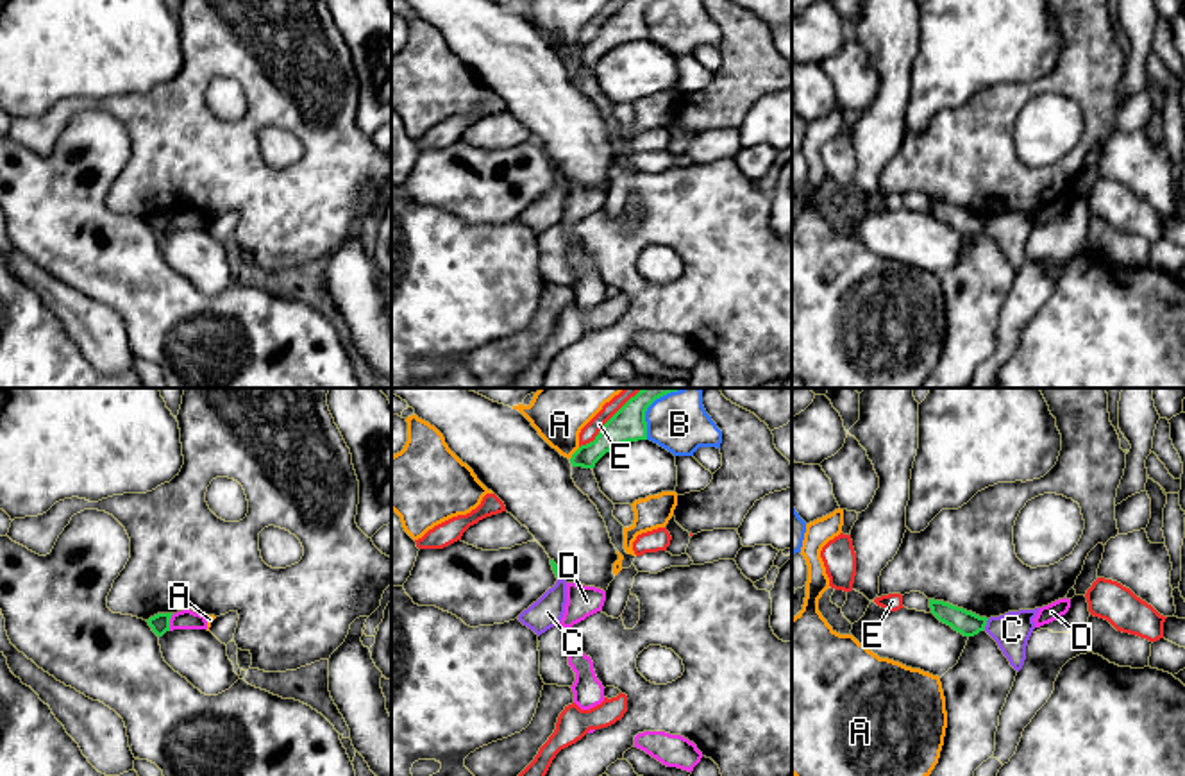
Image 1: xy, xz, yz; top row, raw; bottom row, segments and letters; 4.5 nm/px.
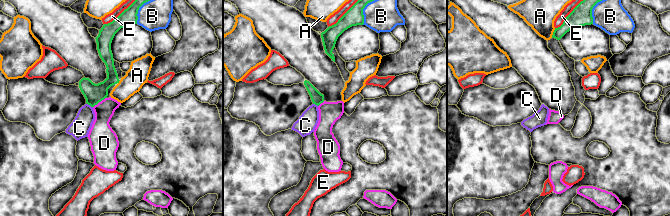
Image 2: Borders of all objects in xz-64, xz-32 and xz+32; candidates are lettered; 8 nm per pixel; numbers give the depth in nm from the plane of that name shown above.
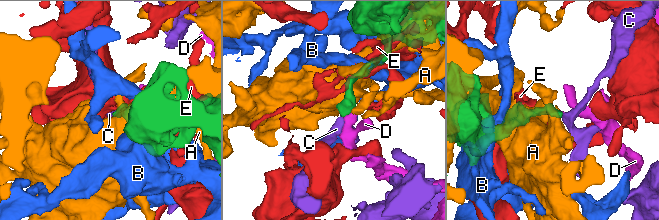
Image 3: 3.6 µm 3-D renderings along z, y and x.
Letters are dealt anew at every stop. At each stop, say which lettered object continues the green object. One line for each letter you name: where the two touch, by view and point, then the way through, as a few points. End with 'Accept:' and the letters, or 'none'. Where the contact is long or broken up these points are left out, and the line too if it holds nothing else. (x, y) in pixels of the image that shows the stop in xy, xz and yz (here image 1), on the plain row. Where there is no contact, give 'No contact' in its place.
Accept: none

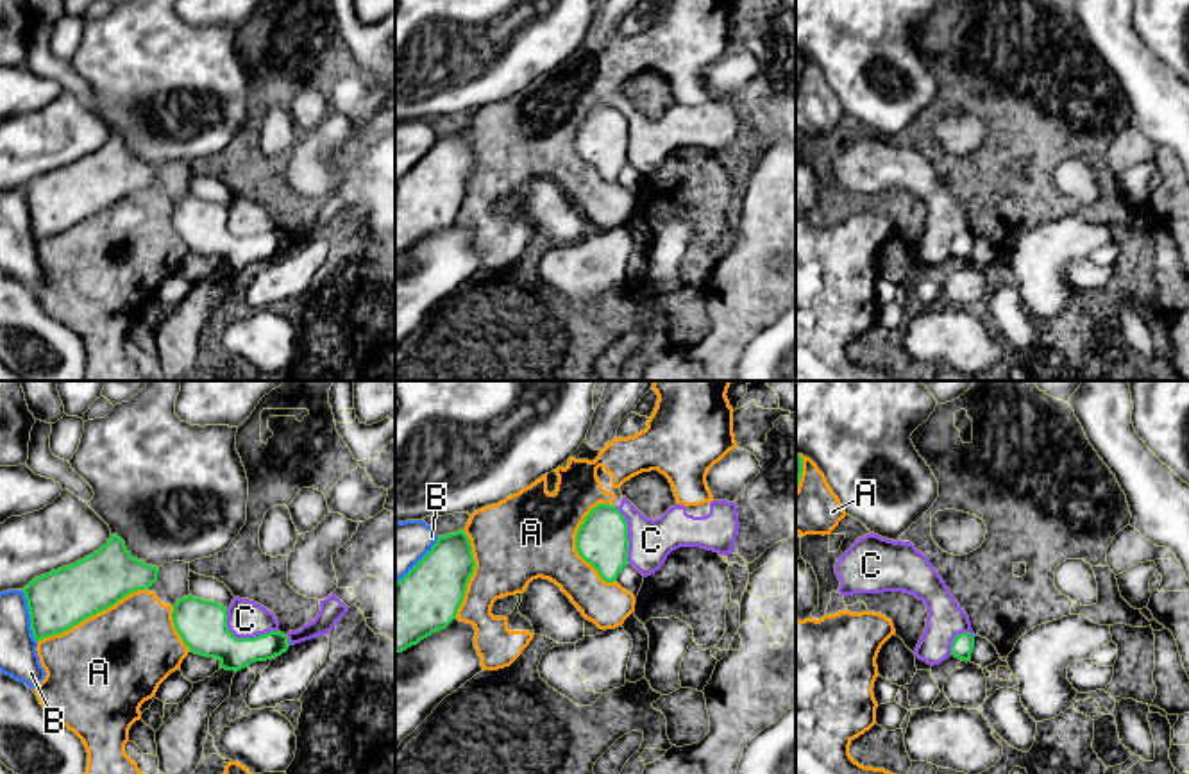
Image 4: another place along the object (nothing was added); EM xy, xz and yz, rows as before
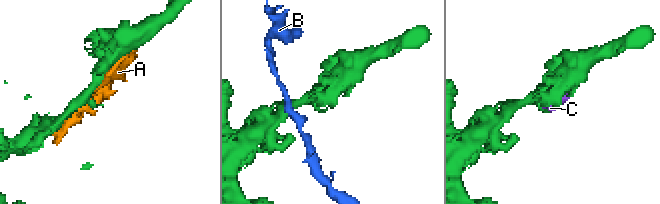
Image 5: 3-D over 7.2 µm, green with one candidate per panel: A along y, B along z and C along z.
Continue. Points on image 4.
Accept: none

